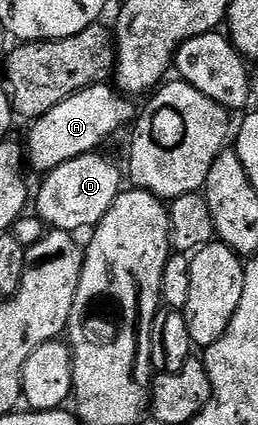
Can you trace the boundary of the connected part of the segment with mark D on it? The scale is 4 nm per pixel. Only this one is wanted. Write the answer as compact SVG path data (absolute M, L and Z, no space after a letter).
M96 151L61 163L61 167L51 170L42 181L39 194L36 197L34 194L33 197L34 212L44 226L75 235L78 234L78 229L83 229L86 225L98 225L109 207L113 207L124 188L125 173L120 162L118 165L113 158L106 157L103 151Z

